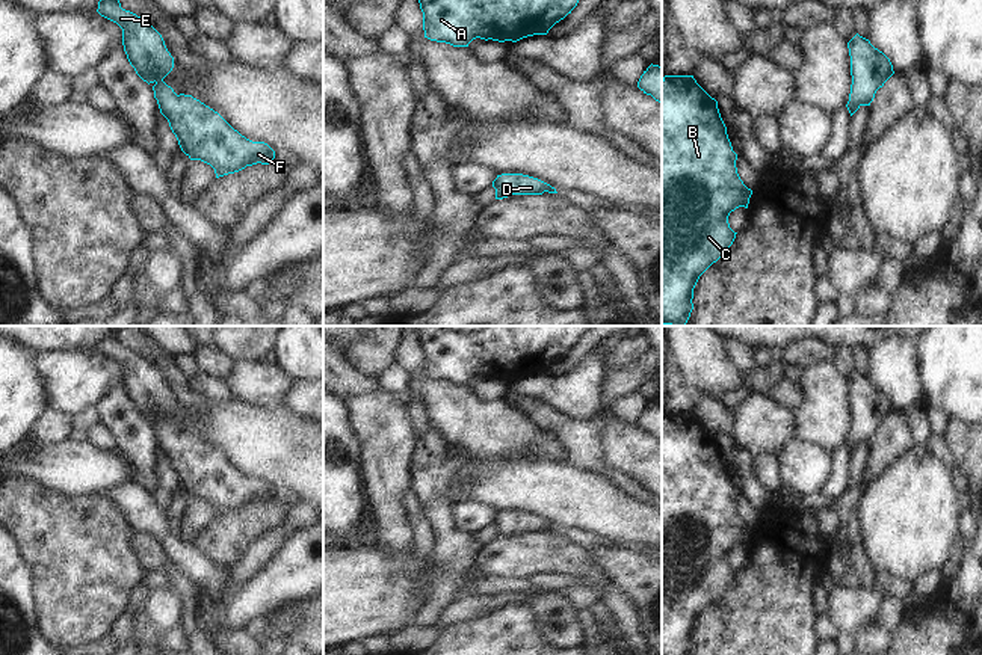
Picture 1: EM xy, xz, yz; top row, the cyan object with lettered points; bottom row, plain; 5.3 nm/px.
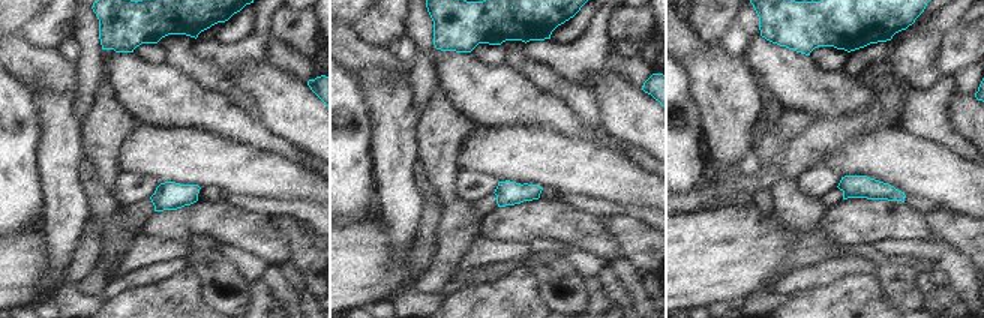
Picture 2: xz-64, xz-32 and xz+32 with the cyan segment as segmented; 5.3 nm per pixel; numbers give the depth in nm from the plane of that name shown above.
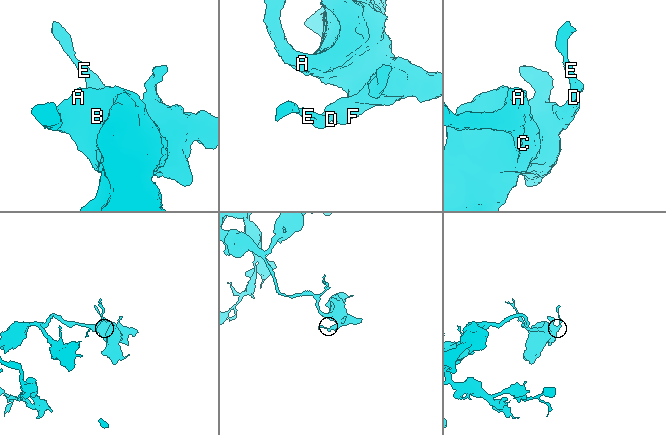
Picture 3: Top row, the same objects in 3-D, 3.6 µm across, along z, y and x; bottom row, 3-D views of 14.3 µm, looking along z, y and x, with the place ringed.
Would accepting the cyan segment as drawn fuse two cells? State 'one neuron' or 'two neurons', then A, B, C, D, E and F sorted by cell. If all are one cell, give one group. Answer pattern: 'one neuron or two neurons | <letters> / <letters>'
one neuron | A B C D E F

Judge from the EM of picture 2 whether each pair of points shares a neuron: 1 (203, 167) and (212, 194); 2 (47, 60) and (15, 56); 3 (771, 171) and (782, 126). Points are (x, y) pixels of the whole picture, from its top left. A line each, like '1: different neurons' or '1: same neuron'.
1: different neurons
2: same neuron
3: different neurons

